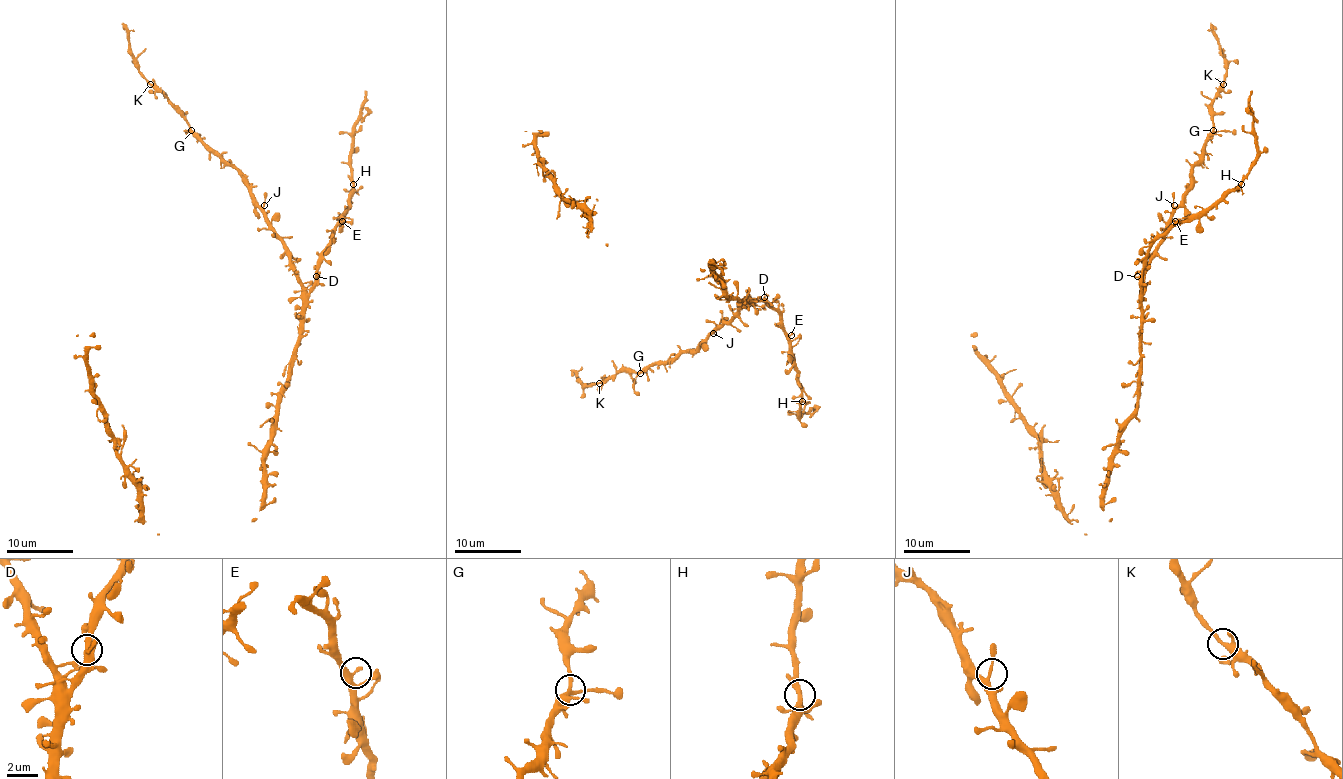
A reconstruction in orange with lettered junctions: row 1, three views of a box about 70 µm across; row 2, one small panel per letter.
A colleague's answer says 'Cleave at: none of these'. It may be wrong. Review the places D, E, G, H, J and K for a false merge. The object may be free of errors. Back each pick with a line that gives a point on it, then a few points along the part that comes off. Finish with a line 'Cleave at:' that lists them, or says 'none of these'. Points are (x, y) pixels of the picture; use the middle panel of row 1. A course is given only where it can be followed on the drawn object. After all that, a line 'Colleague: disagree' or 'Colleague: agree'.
Cleave at: none of these
Colleague: agree

